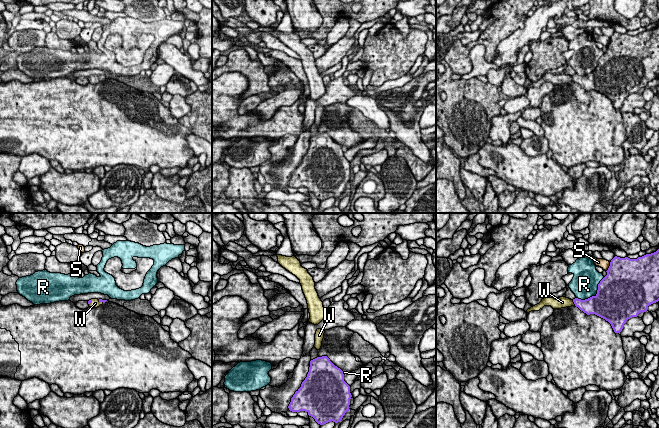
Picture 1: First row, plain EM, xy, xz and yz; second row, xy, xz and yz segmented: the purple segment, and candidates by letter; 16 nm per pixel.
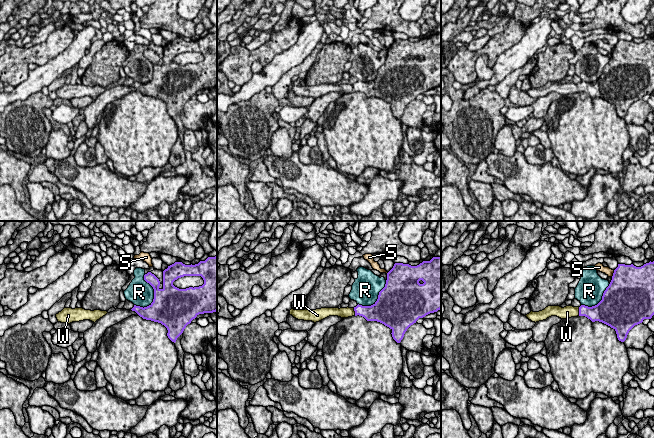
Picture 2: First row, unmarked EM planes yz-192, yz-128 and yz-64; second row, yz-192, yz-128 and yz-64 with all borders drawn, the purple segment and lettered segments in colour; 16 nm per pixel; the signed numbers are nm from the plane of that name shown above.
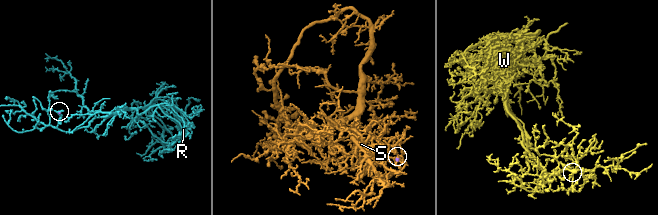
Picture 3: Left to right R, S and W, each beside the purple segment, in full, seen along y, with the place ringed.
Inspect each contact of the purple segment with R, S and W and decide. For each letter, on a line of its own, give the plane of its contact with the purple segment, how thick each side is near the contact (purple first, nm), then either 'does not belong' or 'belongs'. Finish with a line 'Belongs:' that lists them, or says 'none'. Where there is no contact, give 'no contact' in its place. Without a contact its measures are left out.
R: yz | 480/420 nm | does not belong
S: yz | 500/140 nm | does not belong
W: yz | 260/190 nm | belongs
Belongs: W

